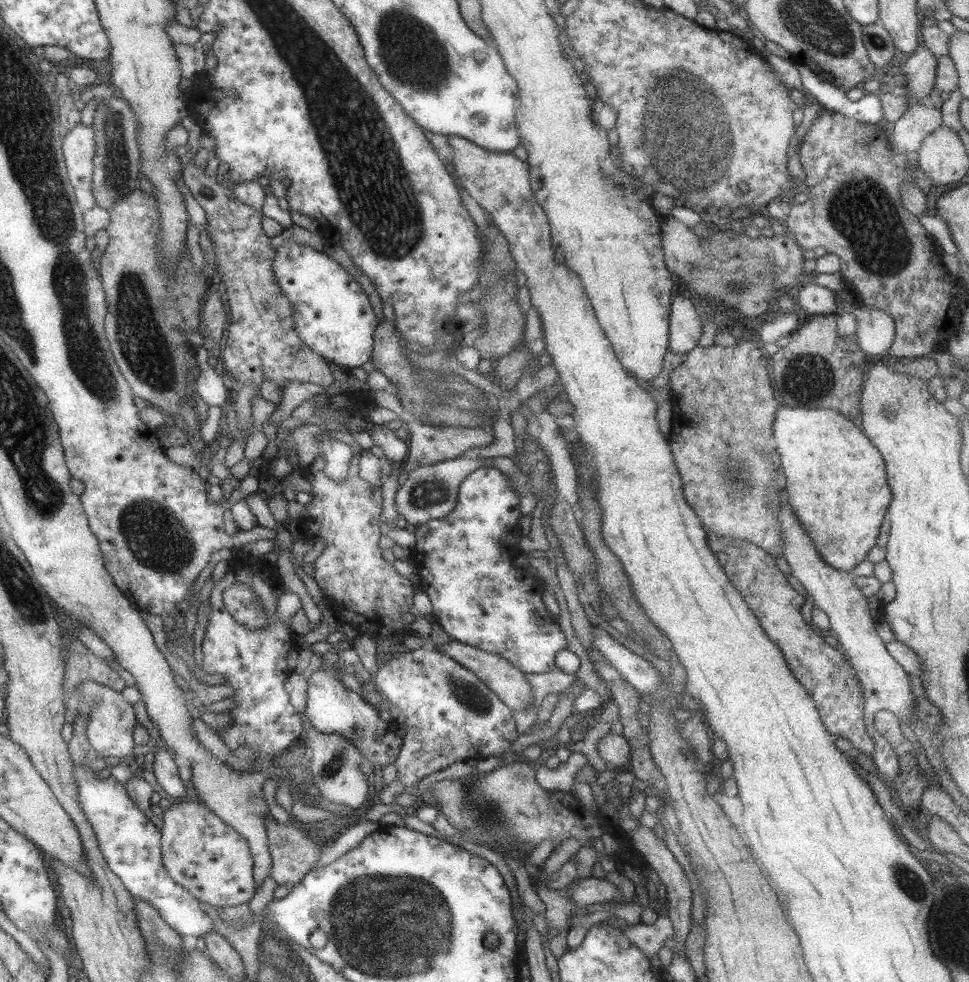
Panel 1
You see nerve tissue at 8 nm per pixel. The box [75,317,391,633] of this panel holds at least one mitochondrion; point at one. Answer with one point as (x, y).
(157, 540)

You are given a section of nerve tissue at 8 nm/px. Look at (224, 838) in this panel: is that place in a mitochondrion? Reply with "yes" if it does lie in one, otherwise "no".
no

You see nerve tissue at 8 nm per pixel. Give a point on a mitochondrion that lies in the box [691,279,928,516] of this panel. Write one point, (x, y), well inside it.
(806, 377)

